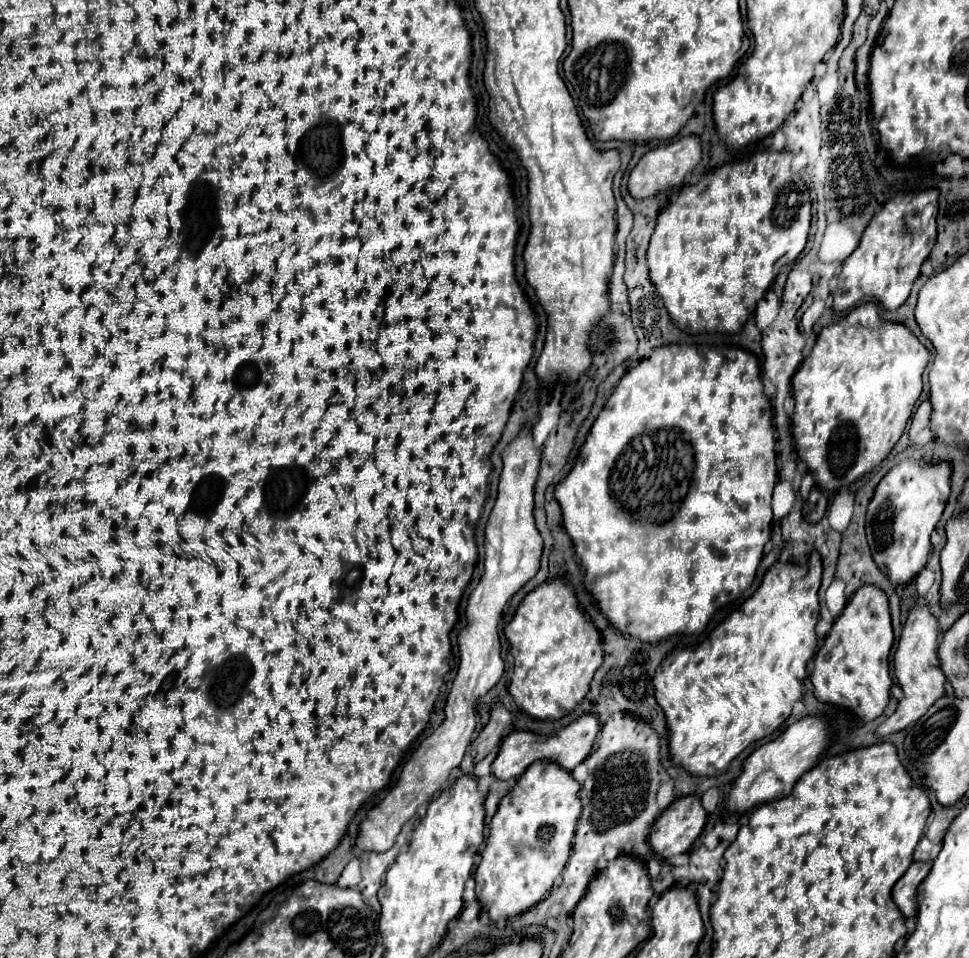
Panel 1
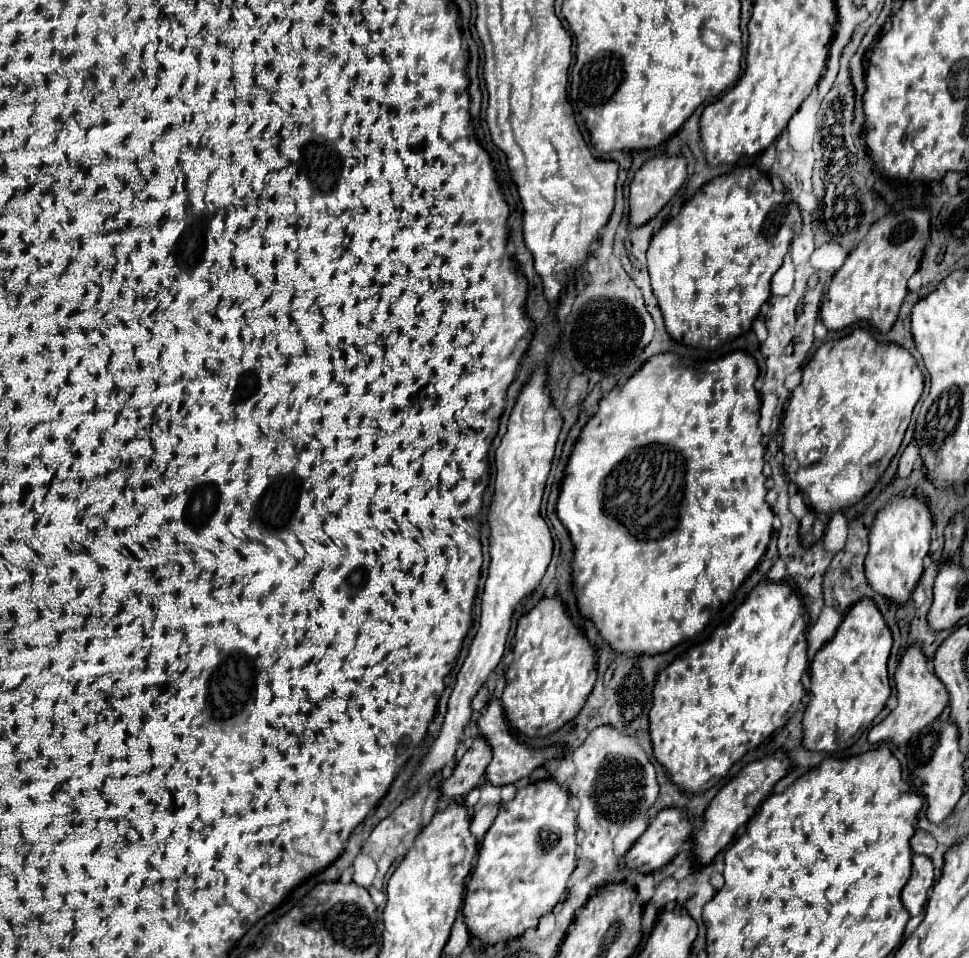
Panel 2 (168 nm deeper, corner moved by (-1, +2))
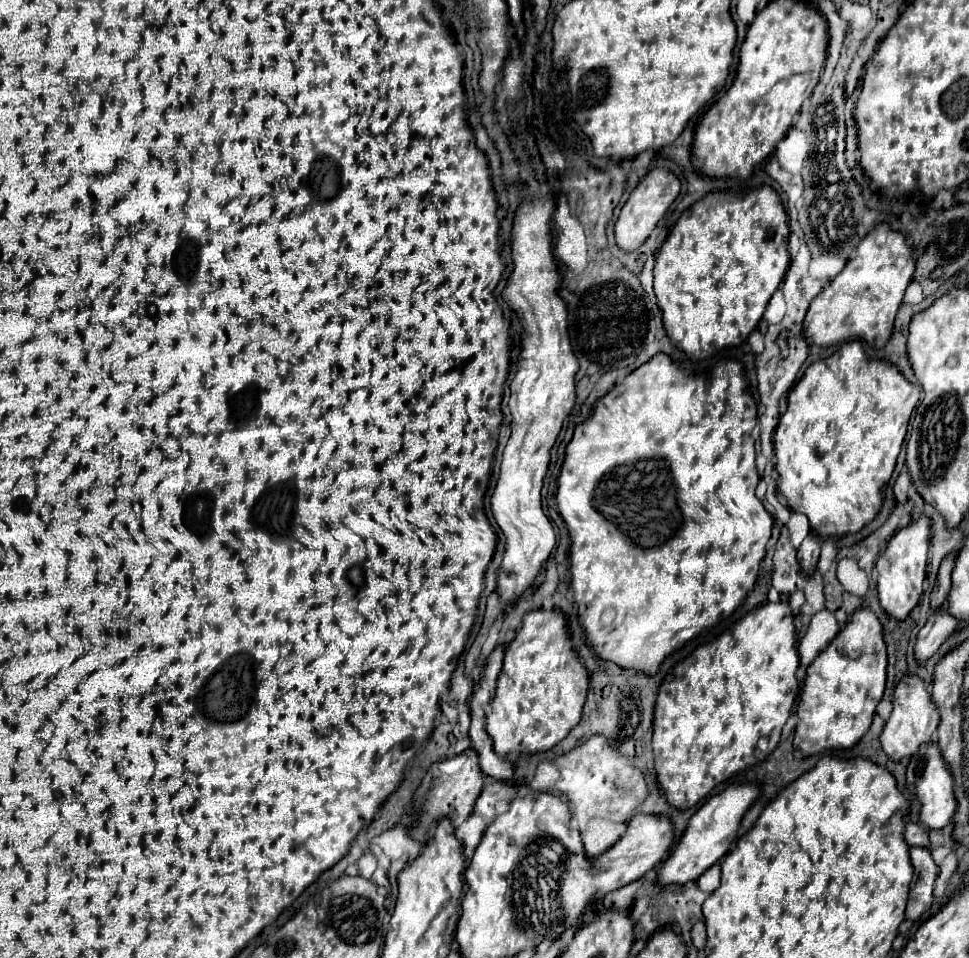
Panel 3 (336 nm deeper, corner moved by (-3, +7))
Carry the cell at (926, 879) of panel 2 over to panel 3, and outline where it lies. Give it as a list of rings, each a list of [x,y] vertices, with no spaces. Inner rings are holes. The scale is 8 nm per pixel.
[[[913,846],[909,850],[911,862],[913,862],[913,880],[911,880],[911,892],[909,892],[909,904],[905,910],[907,920],[917,922],[925,910],[933,904],[933,884],[939,876],[939,868],[931,858],[929,848]]]

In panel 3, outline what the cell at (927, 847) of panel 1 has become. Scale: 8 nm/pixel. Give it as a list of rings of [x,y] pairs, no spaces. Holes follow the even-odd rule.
[[[907,822],[905,826],[905,842],[909,846],[929,846],[929,832],[923,830],[921,824],[915,824],[915,822]]]

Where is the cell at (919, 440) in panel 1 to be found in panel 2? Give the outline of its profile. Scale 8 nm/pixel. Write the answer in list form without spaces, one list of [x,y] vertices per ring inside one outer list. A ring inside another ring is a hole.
[[[913,437],[913,439],[911,439],[911,443],[907,445],[907,449],[905,449],[905,451],[903,451],[903,455],[901,455],[897,475],[899,475],[899,477],[907,477],[919,461],[921,461],[921,457],[919,457],[919,445],[917,445],[917,439]]]

